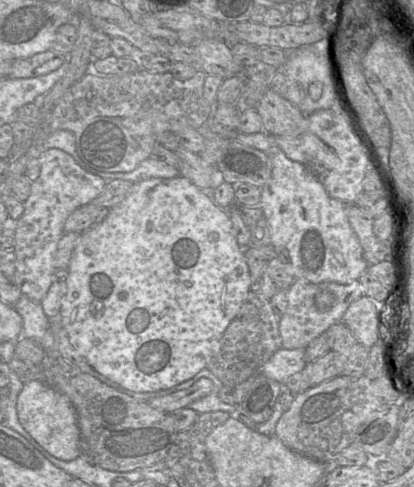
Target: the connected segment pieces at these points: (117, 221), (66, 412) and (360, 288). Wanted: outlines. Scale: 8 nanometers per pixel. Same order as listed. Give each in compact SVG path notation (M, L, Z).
M152 157L142 161L126 175L127 180L134 183L132 190L119 205L110 210L102 224L95 225L81 235L73 251L67 267L67 290L62 299L59 323L66 330L76 351L101 375L134 392L156 392L191 379L207 367L219 347L226 328L250 291L250 272L244 250L236 242L228 212L215 204L207 192L209 190L197 188L180 176L178 169Z
M39 381L25 383L17 398L17 415L23 428L52 456L72 461L80 455L78 415L70 399Z
M295 280L287 289L286 294L288 306L279 320L282 347L298 349L305 348L331 325L342 321L350 303L364 295L364 286L358 280L349 284L329 281L311 283Z

